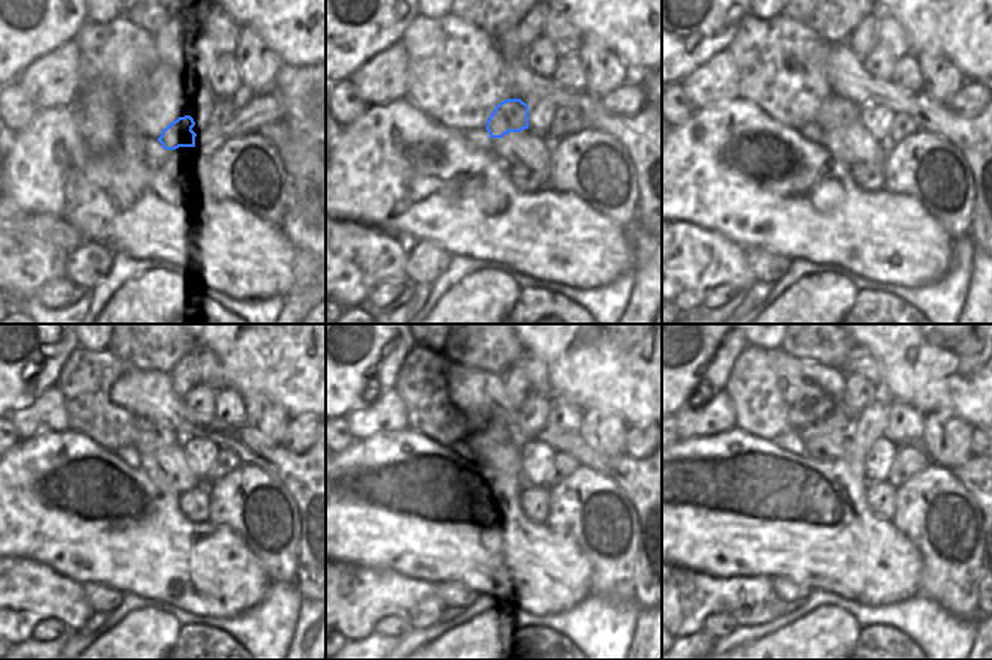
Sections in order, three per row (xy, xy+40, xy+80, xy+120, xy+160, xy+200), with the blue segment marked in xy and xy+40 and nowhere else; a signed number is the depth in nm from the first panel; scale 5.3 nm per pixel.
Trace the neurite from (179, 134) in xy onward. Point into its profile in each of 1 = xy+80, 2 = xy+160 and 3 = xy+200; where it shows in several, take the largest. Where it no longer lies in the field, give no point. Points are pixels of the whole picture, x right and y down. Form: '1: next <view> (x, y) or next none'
1: next xy+80 (835, 111)
2: next xy+160 (492, 431)
3: next xy+200 (838, 420)

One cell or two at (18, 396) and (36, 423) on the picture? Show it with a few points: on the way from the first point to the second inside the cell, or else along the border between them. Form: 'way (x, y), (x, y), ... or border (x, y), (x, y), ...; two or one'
border (56, 386), (51, 386), (33, 401), (15, 410); two

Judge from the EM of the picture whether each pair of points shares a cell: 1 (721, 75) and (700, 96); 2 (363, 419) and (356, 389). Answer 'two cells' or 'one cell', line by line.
1: one cell
2: two cells

